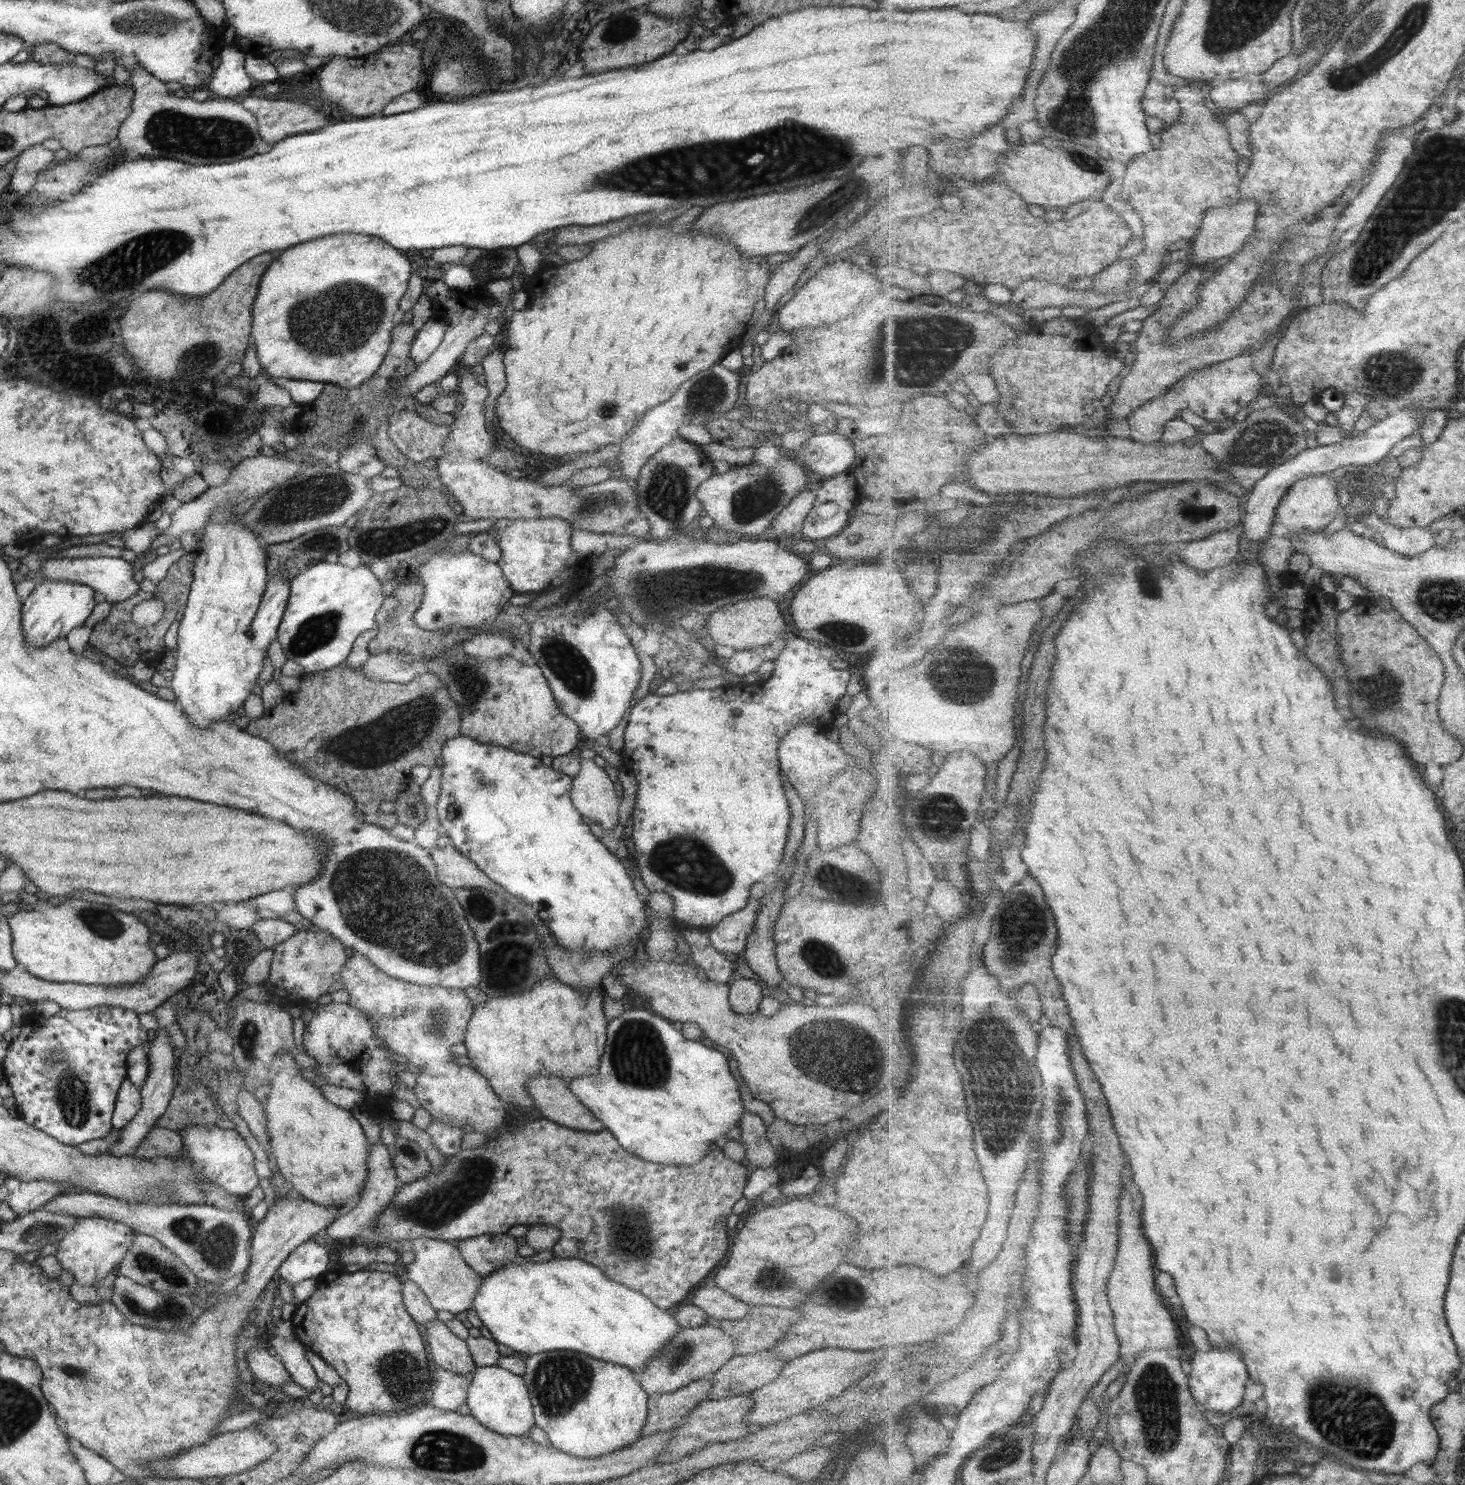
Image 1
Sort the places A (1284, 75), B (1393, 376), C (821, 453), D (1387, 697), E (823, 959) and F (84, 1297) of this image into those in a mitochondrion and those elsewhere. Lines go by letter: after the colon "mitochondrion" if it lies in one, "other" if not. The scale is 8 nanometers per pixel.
A: other
B: mitochondrion
C: other
D: mitochondrion
E: mitochondrion
F: other

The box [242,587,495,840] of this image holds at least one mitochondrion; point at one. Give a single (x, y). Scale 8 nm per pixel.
(399, 733)

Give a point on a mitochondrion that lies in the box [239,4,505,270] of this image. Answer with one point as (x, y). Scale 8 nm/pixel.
(472, 73)

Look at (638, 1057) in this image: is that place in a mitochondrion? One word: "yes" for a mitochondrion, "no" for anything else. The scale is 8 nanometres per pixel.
yes

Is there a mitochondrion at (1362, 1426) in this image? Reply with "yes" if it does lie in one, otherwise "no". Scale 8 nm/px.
yes

